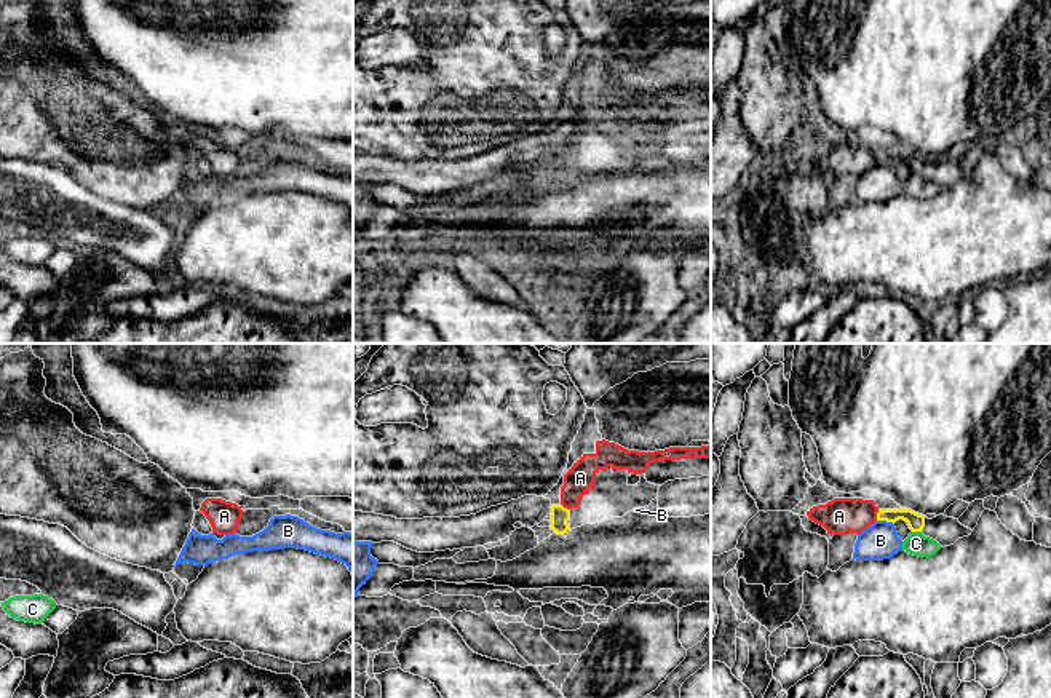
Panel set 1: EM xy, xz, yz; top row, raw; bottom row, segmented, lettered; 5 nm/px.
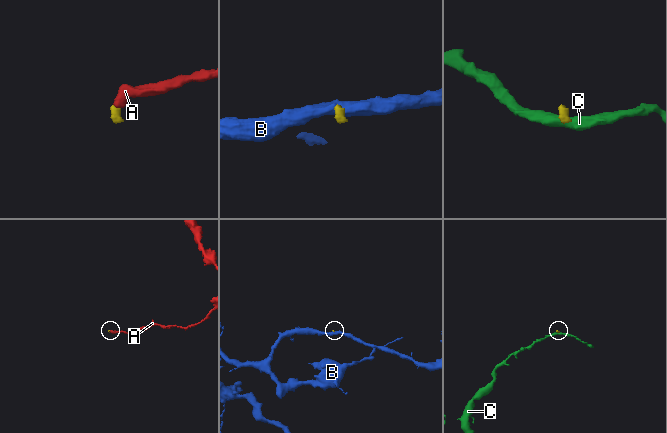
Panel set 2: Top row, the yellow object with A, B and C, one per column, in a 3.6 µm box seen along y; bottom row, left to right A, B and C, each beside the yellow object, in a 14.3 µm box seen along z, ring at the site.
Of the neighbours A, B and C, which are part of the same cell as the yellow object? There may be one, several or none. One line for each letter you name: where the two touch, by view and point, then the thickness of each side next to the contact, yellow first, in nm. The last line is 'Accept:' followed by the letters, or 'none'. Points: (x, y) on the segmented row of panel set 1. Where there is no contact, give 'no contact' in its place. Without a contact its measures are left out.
Accept: none

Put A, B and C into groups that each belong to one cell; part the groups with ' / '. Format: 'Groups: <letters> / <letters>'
Groups: A / B / C

